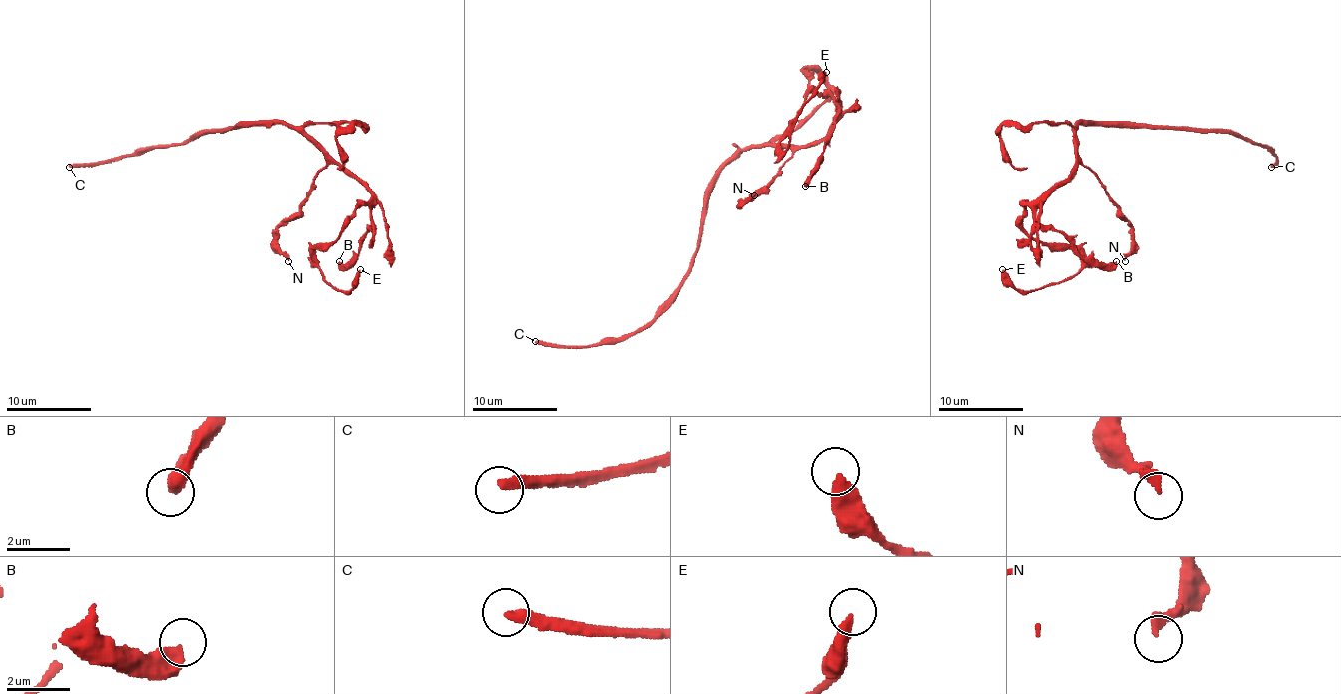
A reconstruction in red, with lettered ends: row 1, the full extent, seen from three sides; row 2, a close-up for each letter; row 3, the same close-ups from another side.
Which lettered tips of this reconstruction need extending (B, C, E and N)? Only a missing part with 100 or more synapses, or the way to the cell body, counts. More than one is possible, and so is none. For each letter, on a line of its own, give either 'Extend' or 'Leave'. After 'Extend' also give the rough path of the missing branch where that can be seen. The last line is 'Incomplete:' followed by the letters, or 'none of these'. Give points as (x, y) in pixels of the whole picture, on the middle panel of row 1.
B: Leave
C: Extend
E: Leave
N: Leave
Incomplete: C

